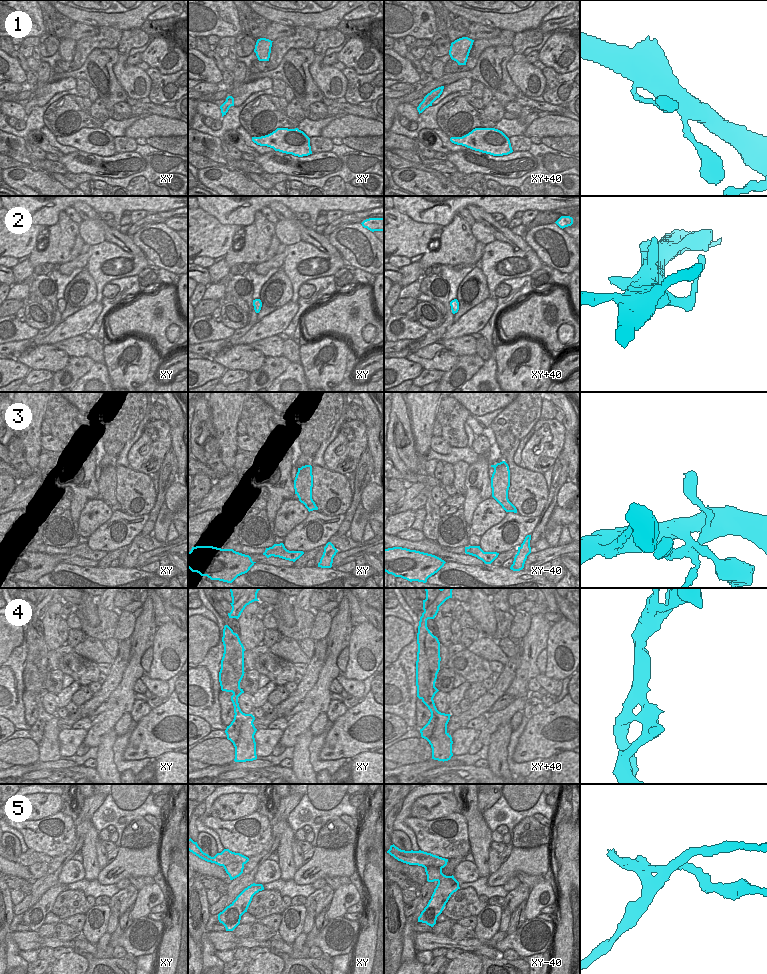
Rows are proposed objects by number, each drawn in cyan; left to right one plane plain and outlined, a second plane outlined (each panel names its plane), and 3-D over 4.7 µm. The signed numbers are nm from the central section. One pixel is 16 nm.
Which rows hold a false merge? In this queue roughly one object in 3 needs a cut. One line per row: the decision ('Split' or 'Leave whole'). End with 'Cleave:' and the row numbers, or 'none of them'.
1: Leave whole
2: Leave whole
3: Leave whole
4: Split
5: Split
Cleave: 4, 5

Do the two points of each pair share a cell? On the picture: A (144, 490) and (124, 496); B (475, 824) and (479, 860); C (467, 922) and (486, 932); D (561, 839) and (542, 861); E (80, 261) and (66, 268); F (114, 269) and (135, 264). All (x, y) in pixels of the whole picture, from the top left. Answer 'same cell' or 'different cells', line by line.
A: same cell
B: same cell
C: different cells
D: different cells
E: same cell
F: same cell

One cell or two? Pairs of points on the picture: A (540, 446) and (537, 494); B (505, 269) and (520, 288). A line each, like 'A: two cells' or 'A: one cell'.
A: two cells
B: two cells

